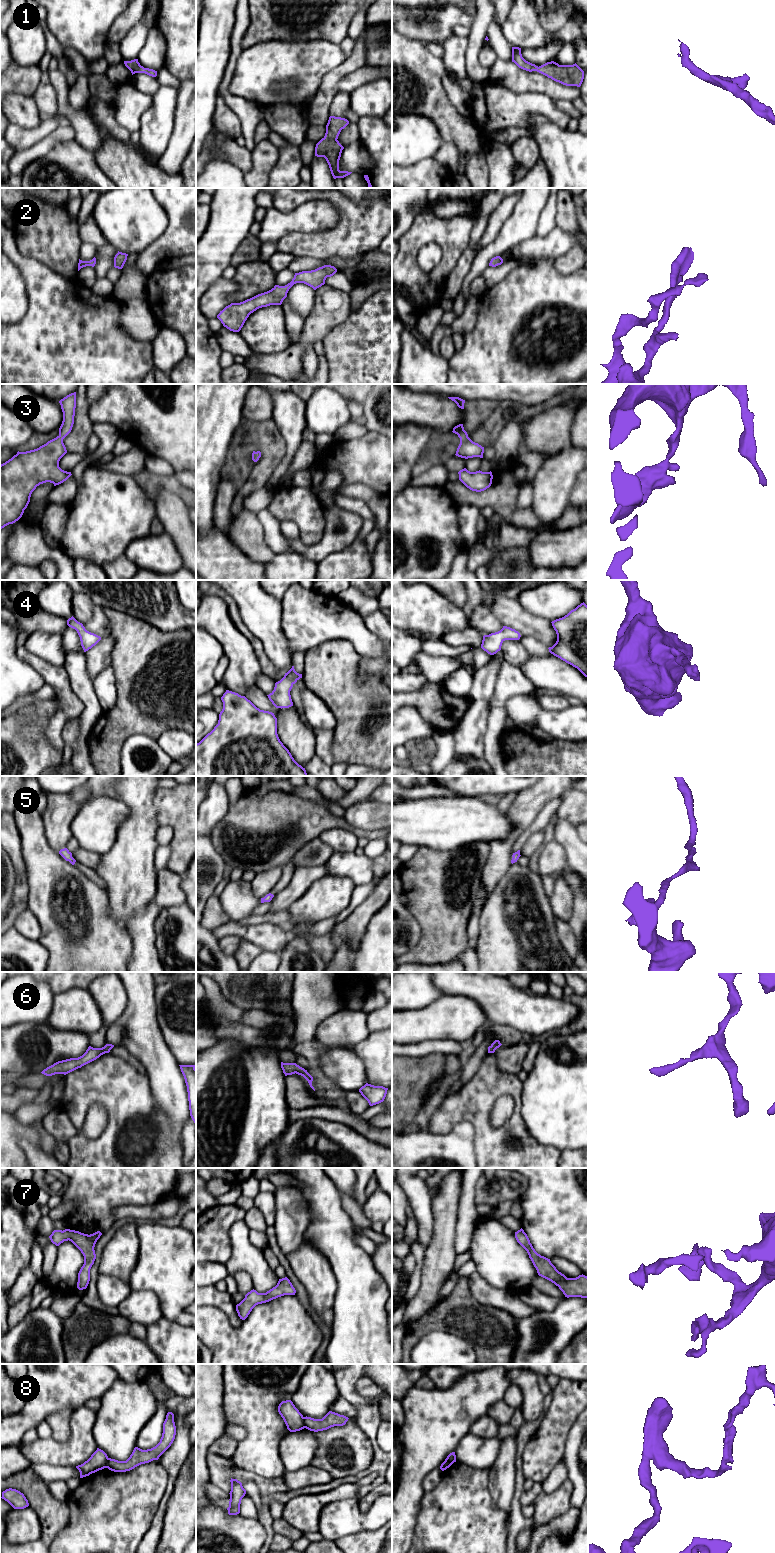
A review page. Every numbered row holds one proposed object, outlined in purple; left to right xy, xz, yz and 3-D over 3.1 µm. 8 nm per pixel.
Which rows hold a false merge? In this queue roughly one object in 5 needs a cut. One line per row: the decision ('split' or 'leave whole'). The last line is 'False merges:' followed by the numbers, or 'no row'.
1: leave whole
2: leave whole
3: leave whole
4: leave whole
5: leave whole
6: leave whole
7: leave whole
8: split
False merges: 8

